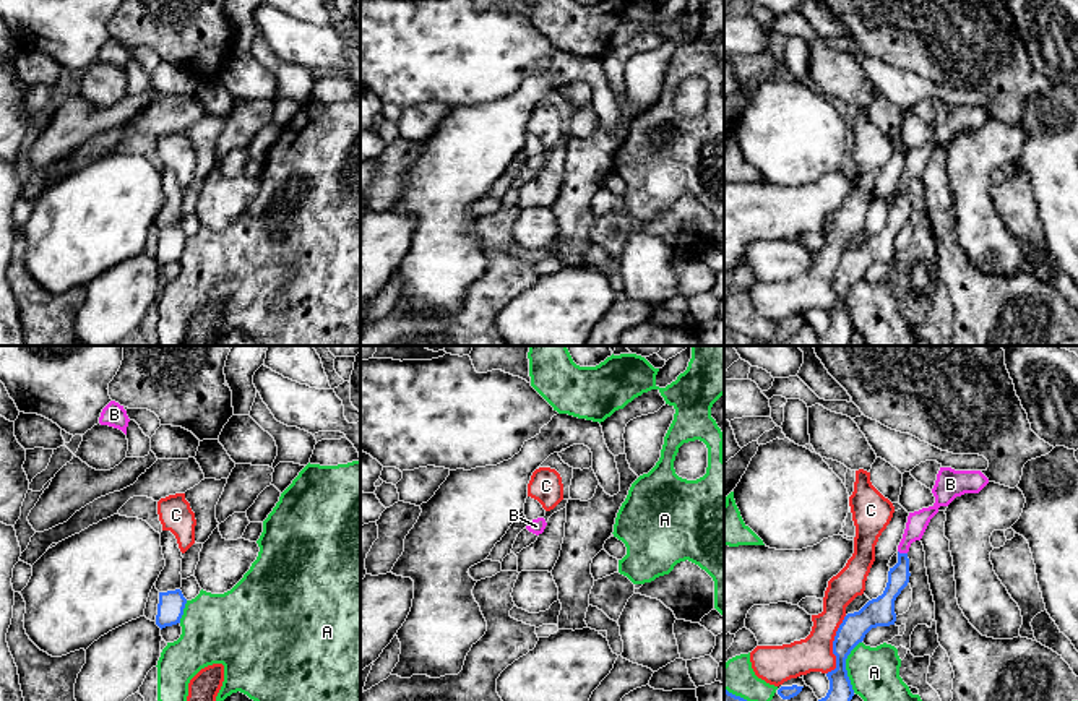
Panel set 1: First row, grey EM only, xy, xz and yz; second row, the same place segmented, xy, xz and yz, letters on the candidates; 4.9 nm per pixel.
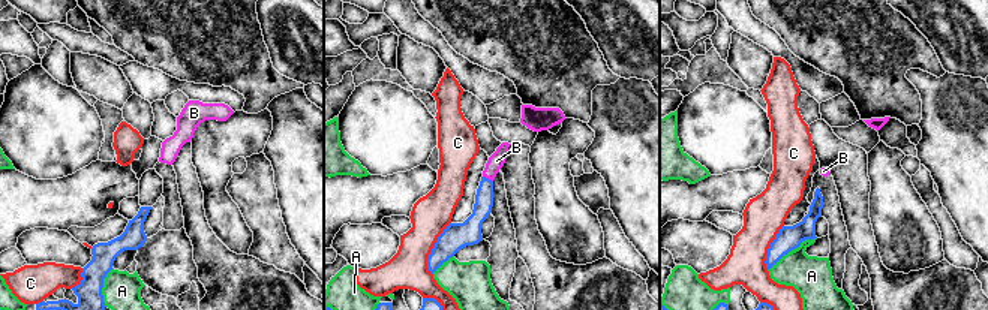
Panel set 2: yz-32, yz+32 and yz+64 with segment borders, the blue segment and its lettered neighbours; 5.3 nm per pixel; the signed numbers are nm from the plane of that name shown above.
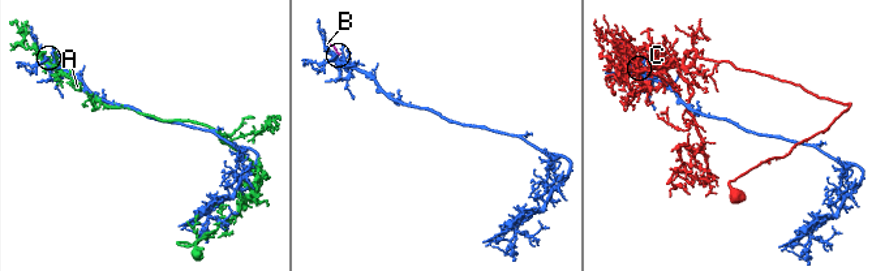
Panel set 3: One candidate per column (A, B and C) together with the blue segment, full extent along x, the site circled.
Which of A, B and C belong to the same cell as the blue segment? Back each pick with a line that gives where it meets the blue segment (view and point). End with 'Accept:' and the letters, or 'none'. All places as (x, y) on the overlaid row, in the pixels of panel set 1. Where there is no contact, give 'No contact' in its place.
B: Touches blue at yz (903, 554)
Accept: B

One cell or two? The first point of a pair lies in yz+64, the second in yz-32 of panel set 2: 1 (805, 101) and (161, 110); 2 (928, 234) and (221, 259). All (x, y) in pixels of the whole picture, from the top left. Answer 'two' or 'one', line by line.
1: two
2: two

